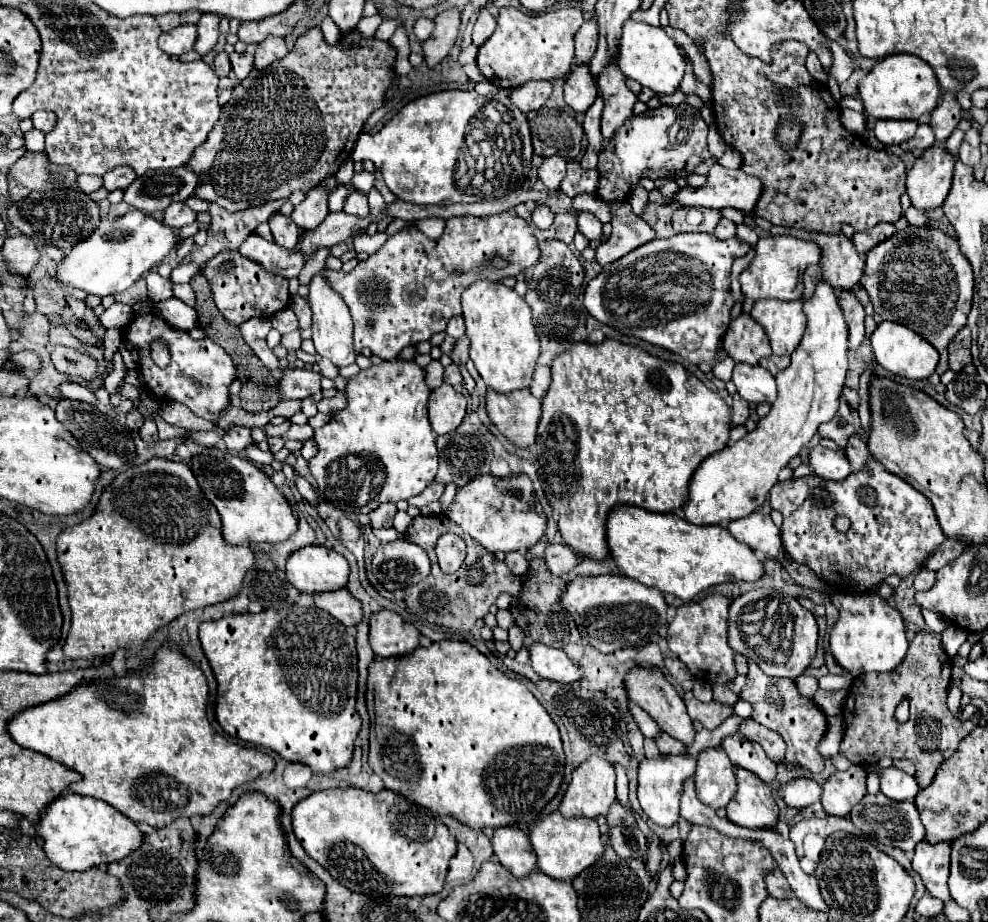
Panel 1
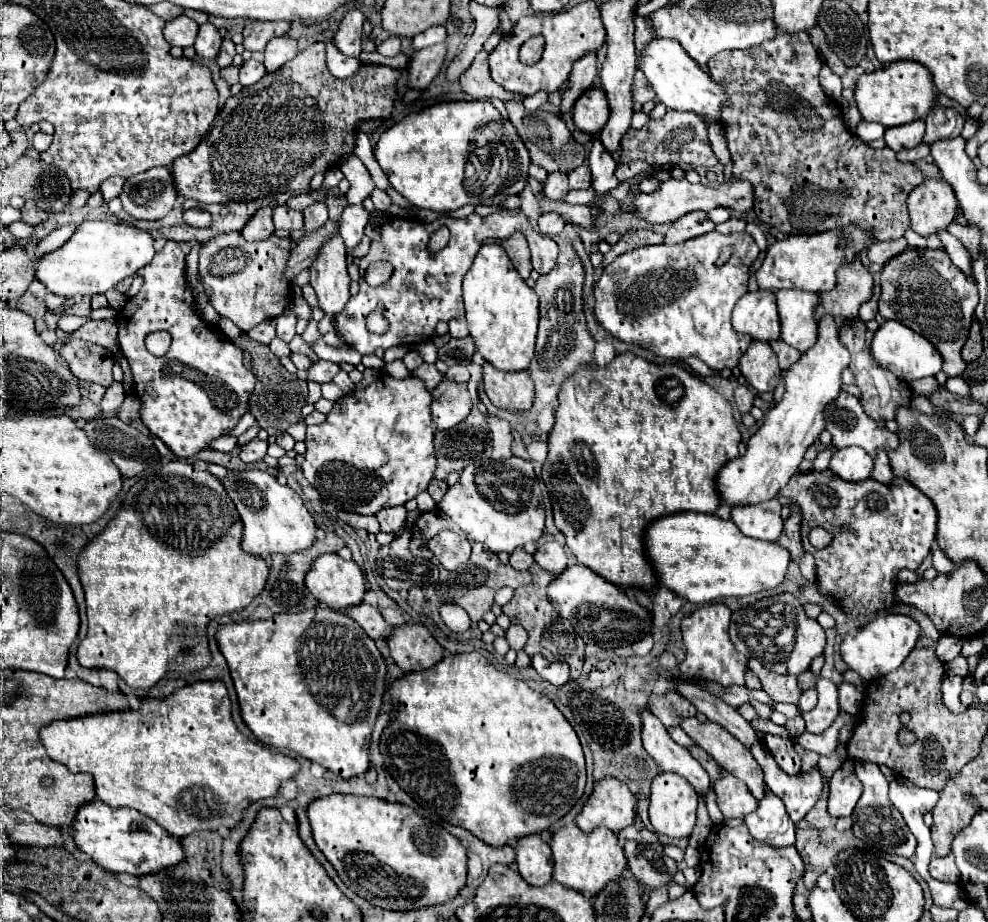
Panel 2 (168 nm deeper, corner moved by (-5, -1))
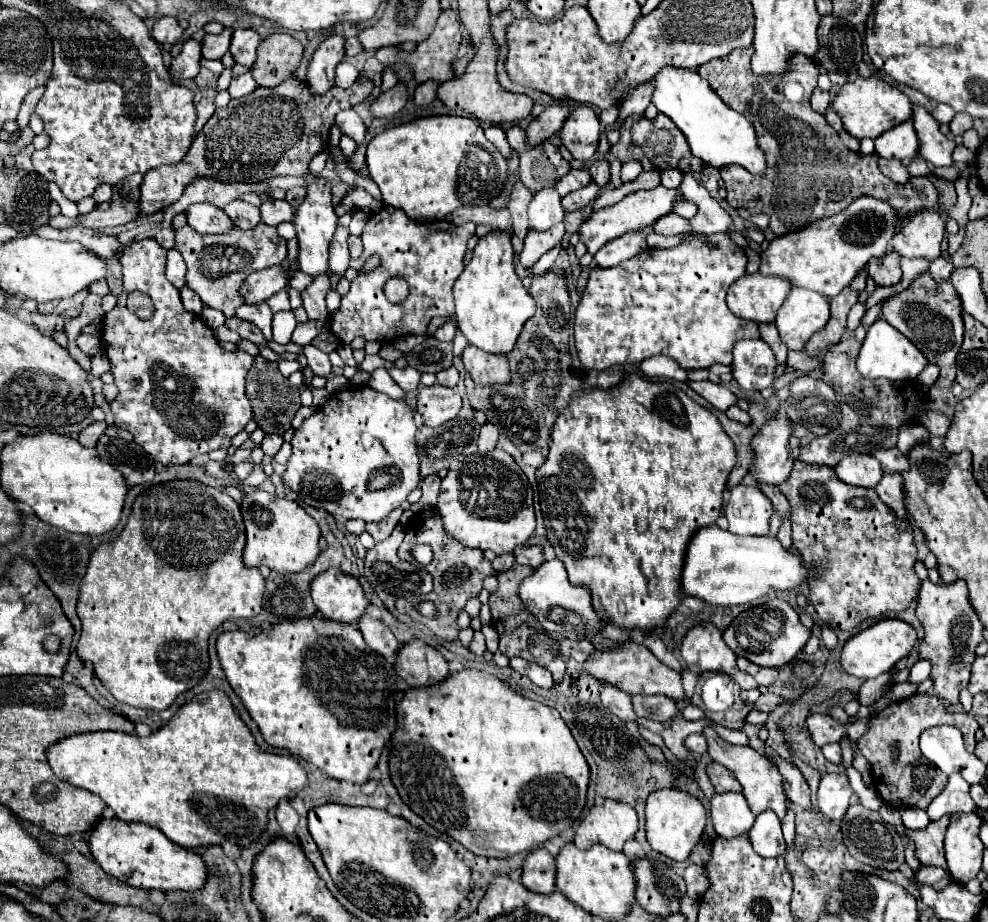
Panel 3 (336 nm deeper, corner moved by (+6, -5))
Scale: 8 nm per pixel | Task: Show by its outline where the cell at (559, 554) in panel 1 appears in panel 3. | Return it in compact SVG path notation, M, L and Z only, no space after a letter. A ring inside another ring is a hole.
M524 546L524 548L516 554L516 562L518 562L518 564L532 566L532 568L538 568L540 564L546 562L542 546Z

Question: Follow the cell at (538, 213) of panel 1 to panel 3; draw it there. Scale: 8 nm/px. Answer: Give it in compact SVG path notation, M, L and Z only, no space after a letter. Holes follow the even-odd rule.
M562 222L552 226L552 228L548 228L548 230L544 230L544 232L536 232L536 230L530 228L526 238L524 238L524 250L520 254L522 266L524 268L532 268L544 252L554 248L562 240L564 234L565 225Z

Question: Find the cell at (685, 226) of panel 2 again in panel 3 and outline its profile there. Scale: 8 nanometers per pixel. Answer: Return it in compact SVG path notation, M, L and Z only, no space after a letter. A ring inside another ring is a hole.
M670 214L670 216L664 216L660 218L656 224L654 224L654 232L656 234L662 234L662 236L678 236L678 234L688 234L692 232L690 230L690 222L678 214Z

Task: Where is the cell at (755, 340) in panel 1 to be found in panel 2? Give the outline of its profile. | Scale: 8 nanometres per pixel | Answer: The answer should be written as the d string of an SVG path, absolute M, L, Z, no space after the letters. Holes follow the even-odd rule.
M771 290L747 292L733 308L733 328L753 336L755 340L775 340L781 332L779 326L775 292Z

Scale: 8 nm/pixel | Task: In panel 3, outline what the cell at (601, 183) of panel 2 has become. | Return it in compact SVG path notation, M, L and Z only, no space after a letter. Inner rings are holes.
M588 184L588 188L580 188L576 192L570 192L568 196L562 198L562 206L566 212L576 212L576 210L582 210L584 206L588 206L600 192L600 186L598 184Z

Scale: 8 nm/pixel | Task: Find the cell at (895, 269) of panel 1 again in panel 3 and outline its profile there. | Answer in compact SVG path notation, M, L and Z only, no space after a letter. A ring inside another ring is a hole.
M930 272L918 274L908 288L890 296L882 306L884 320L902 332L926 358L940 368L936 386L952 386L956 378L956 356L960 352L964 324L962 324L962 300L950 280L936 280Z

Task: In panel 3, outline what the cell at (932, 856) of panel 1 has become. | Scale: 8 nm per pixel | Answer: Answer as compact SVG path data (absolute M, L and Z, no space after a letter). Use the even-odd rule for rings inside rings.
M920 866L918 880L922 884L928 884L936 890L942 890L950 882L950 874L944 868L934 868L934 866Z

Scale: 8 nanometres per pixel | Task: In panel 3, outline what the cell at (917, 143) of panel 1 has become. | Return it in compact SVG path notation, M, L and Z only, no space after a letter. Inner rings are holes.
M878 160L878 166L880 170L890 178L890 180L896 180L896 182L904 182L910 178L906 166L900 162L900 160Z

